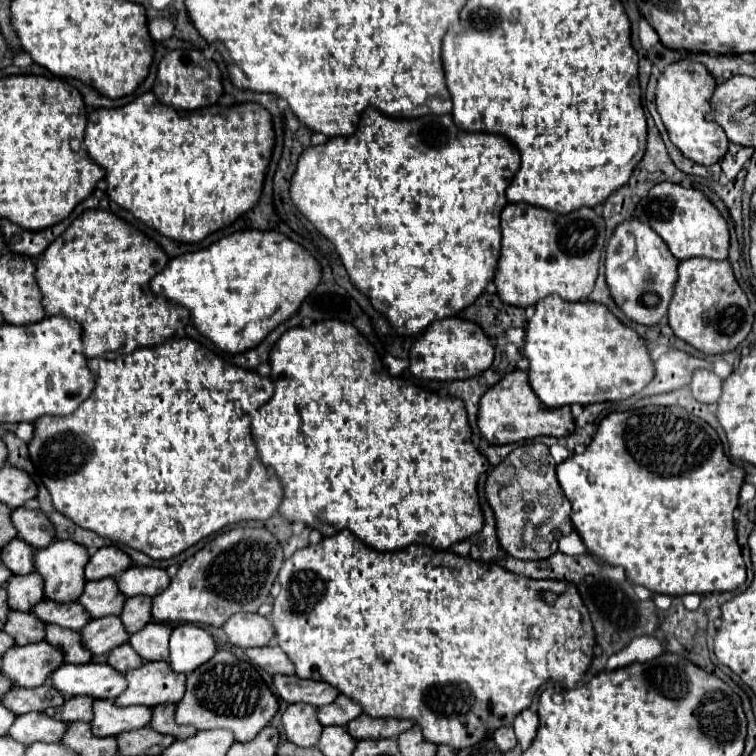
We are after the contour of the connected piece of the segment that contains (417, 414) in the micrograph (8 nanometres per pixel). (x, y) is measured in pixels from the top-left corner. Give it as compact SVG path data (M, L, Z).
M326 320L318 322L310 328L292 328L280 336L276 346L270 352L270 378L276 386L274 396L268 400L266 406L262 406L254 418L252 418L252 440L256 444L256 452L262 464L266 468L272 466L276 472L284 498L280 502L278 514L288 522L304 522L308 528L318 530L322 536L334 536L340 530L350 530L356 538L360 538L366 546L390 552L390 550L402 550L410 544L424 544L428 548L436 550L448 550L452 544L470 538L472 534L482 530L482 510L478 502L478 476L486 472L488 462L486 458L476 450L472 444L472 432L468 426L466 410L462 410L462 400L454 400L450 396L440 398L438 394L420 388L412 382L406 382L402 378L392 378L386 368L380 362L380 356L374 352L374 348L366 342L364 336L358 334L358 330L352 324L344 324L340 320Z

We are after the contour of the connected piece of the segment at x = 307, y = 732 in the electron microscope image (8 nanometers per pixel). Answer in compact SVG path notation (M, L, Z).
M292 704L284 710L282 728L284 728L288 742L292 742L300 748L316 746L318 736L322 734L322 726L318 724L314 712L316 712L316 708L308 706L308 704Z

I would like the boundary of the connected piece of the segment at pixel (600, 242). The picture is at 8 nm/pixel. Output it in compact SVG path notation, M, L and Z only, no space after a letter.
M508 204L502 210L502 248L494 284L496 294L504 304L528 308L550 294L558 294L568 302L588 298L598 276L600 250L606 242L606 226L602 216L592 208L580 208L568 216L530 204Z

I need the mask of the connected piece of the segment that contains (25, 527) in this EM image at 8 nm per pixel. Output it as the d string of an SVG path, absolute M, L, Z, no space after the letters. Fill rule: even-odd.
M20 506L10 514L10 520L18 532L18 538L36 550L46 548L54 540L54 528L40 510Z

